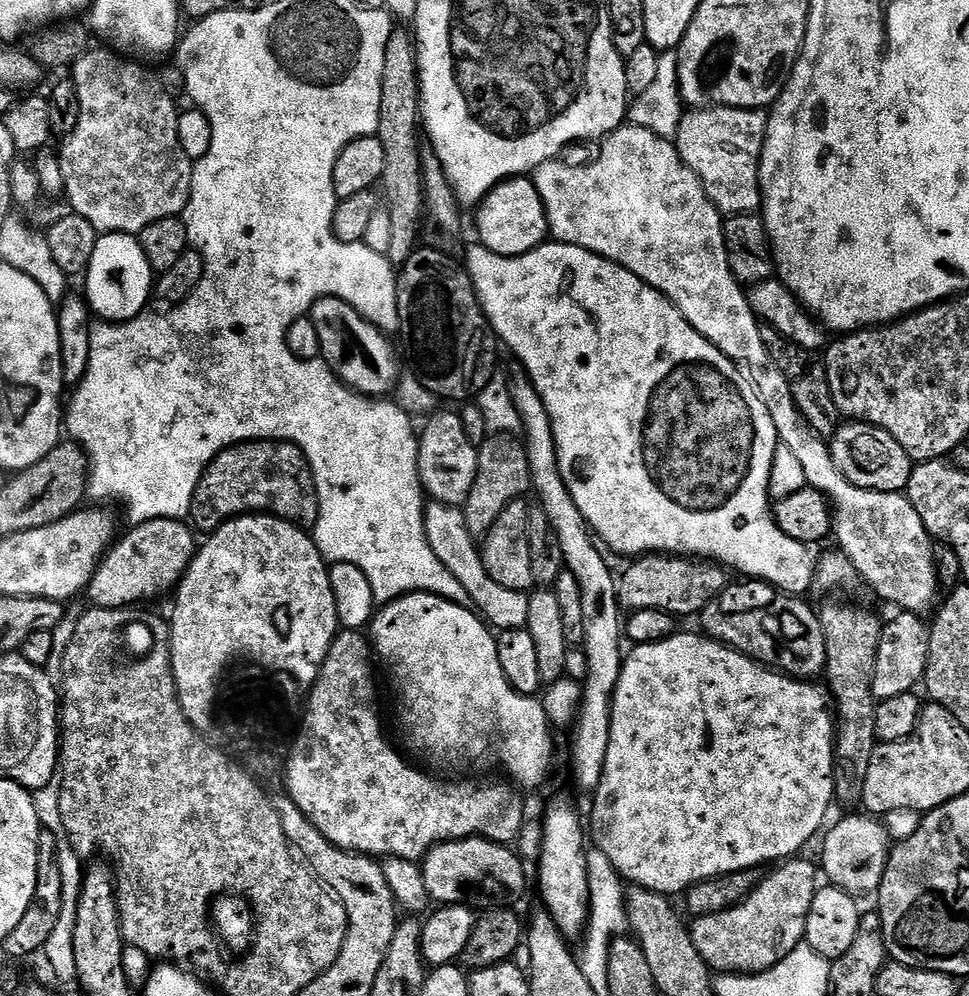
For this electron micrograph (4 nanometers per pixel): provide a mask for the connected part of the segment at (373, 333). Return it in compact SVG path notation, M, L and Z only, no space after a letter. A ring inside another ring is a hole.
M327 296L312 305L310 319L318 334L319 359L329 372L346 388L359 392L361 396L380 398L396 376L396 360L392 348L381 329L369 320L363 320L345 300Z

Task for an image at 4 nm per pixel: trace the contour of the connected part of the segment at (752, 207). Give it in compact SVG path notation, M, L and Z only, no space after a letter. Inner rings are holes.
M701 108L680 117L674 143L680 160L700 179L709 202L725 217L746 216L761 207L760 152L768 117L751 108Z

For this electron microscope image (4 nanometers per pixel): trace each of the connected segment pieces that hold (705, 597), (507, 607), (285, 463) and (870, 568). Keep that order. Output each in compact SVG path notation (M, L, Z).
M645 554L633 559L614 584L614 596L619 607L629 613L638 611L668 612L675 618L695 617L704 607L720 595L730 583L723 567L699 558L685 558L671 554Z
M432 502L429 505L422 514L422 535L435 557L450 570L455 580L466 590L471 605L488 626L497 631L524 628L528 618L529 595L504 588L486 574L475 539L465 526L463 509L439 502Z
M254 440L219 452L196 488L190 513L191 527L211 534L227 520L249 514L299 521L300 511L304 508L304 488L300 485L300 472L292 461L291 451L293 449L287 443Z
M838 474L833 475L832 485L826 489L830 501L832 517L831 535L836 535L835 547L844 553L852 563L857 577L865 580L888 604L897 604L897 609L906 612L924 614L924 611L935 605L938 581L936 579L936 561L932 558L933 537L929 536L922 518L914 510L904 492L875 492L847 484Z

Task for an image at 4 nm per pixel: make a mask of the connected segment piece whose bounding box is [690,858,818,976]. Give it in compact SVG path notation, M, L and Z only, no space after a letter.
M789 858L773 867L773 872L765 875L751 894L733 908L718 914L697 916L691 921L694 946L713 973L750 976L774 967L784 956L784 943L795 932L797 935L818 891L817 865L813 861L812 865L810 861L800 859Z

